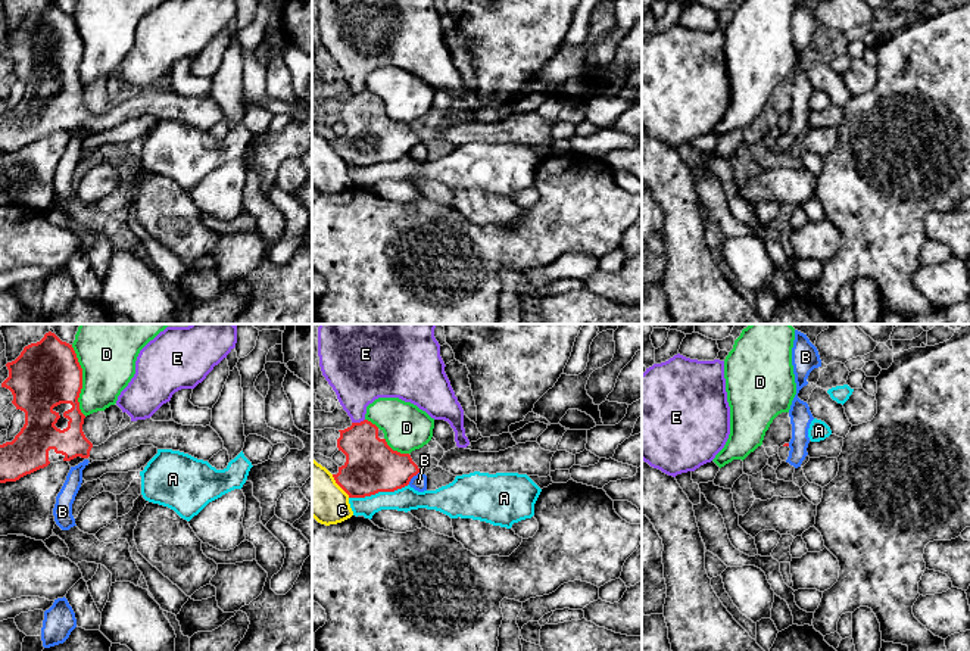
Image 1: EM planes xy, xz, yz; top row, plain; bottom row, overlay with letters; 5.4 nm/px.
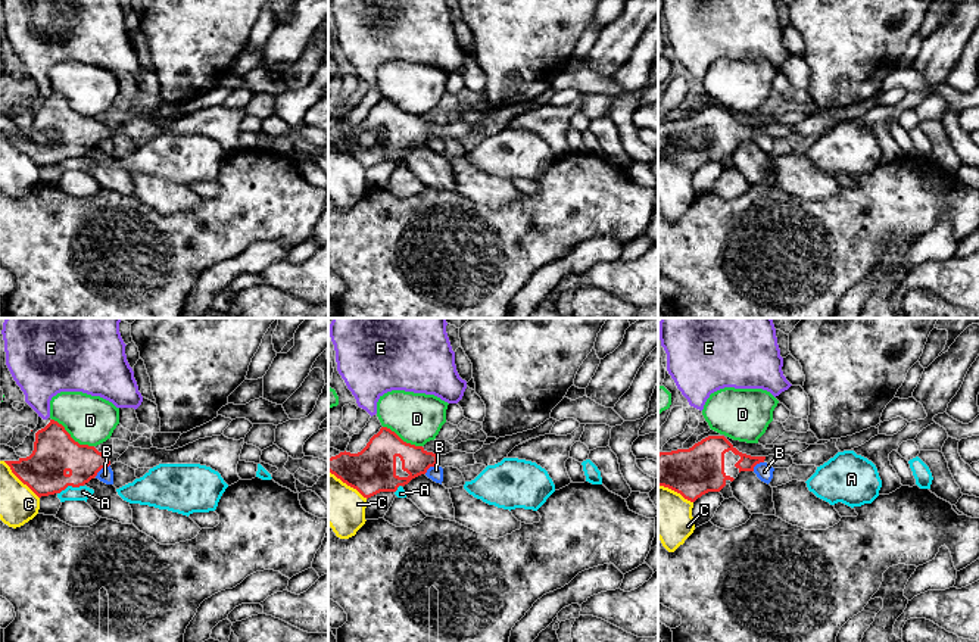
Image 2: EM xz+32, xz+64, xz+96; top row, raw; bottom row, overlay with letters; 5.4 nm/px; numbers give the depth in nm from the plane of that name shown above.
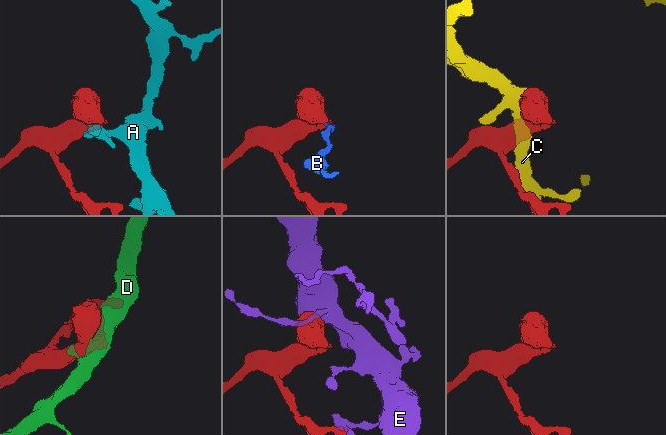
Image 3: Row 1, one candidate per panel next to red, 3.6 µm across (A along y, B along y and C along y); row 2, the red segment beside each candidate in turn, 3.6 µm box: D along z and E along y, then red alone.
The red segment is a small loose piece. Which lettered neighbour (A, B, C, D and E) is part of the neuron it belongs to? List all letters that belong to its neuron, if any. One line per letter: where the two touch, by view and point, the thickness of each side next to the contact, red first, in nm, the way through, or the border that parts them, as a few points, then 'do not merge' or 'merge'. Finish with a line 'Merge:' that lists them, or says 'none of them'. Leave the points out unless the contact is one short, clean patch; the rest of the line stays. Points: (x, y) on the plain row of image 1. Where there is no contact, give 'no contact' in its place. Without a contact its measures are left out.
A: meets red in xz at (379, 161); 300 nm thick on the red side, 130 nm on the other; do not merge
B: meets red in xz at (412, 146); 300 nm thick on the red side, 90 nm on the other; do not merge
C: meets red in xz at (339, 155); 300 nm thick on the red side, 280 nm on the other; do not merge
D: meets red in xy at (81, 50); 360 nm thick on the red side, 300 nm on the other; do not merge
E: meets red in xz at (358, 93); 300 nm thick on the red side, 300 nm on the other; do not merge
Merge: none of them

